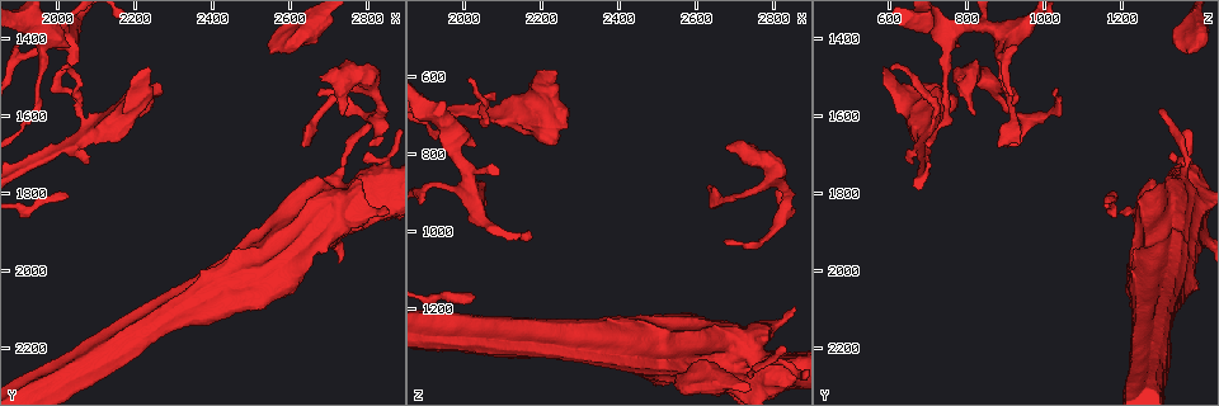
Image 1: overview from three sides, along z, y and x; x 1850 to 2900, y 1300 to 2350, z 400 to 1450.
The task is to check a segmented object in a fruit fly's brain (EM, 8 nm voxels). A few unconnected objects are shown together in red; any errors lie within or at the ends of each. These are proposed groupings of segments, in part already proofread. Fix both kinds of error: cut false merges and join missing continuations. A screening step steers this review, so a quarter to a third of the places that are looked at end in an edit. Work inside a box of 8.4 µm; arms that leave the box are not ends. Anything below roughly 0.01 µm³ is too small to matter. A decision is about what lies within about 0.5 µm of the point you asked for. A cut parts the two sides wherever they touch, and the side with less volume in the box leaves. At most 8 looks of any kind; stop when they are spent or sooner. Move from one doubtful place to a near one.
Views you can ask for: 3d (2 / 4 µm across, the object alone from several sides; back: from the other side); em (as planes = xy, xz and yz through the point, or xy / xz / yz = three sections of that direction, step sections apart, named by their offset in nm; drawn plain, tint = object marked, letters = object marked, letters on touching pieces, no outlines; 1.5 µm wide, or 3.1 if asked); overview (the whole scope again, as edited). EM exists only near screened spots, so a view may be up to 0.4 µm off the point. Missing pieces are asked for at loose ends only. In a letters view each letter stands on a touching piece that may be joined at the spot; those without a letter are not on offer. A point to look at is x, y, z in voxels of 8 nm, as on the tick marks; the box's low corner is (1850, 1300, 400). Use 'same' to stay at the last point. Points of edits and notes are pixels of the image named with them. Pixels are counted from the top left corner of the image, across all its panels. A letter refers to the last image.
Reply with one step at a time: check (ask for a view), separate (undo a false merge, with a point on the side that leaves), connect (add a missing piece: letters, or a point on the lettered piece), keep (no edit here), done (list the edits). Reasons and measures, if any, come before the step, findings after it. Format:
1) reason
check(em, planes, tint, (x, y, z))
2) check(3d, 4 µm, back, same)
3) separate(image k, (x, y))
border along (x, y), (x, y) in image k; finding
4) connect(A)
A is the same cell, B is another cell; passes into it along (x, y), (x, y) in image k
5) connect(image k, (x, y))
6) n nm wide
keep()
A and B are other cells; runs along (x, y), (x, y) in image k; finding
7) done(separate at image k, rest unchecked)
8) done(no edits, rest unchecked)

an open end
check(3d, 2 µm, (2230, 1480, 585))

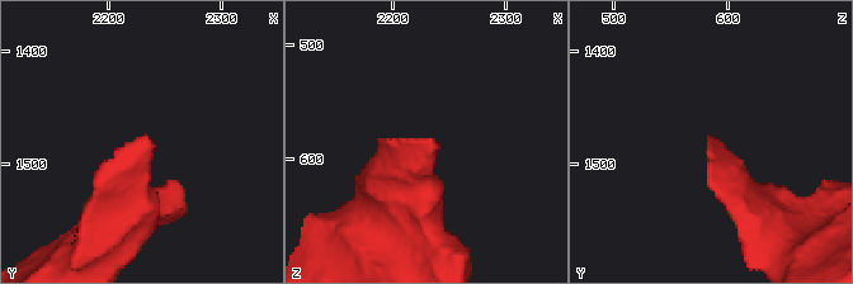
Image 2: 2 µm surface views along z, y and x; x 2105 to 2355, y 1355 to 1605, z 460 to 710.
need the tissue
check(em, planes, letters, (2238, 1478, 580))

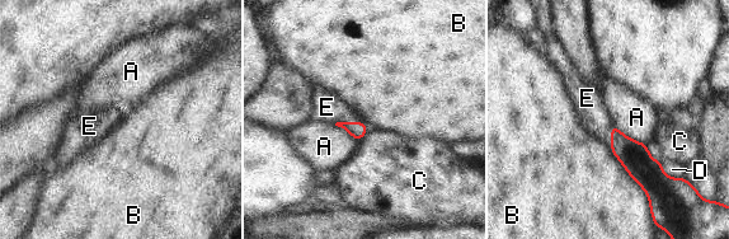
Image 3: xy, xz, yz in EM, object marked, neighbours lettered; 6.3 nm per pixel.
connect(E)
E is the same cell, A, B, C and D are other cells; the neuron continues

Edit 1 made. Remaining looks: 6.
check(overview)

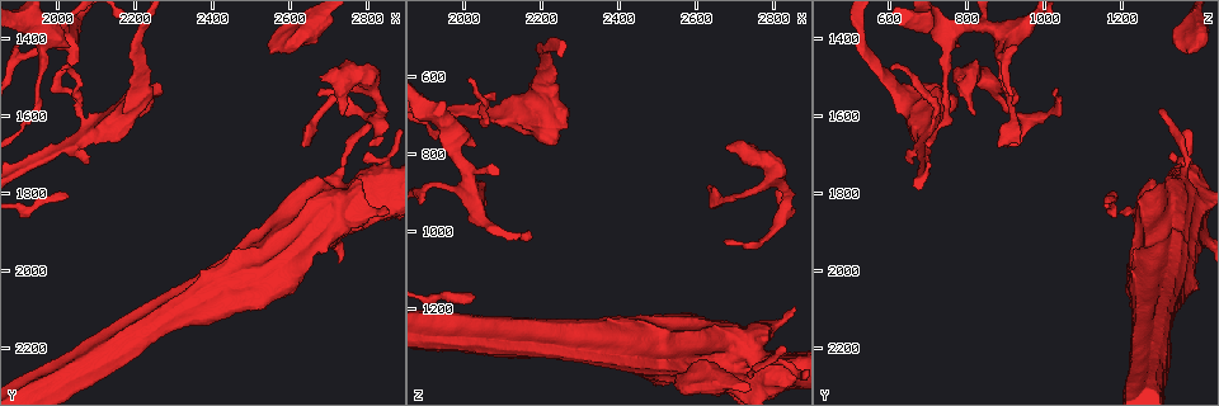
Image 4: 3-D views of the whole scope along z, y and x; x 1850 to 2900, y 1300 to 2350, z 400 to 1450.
free end
check(em, xy, step 8, letters, (2635, 1685, 885))

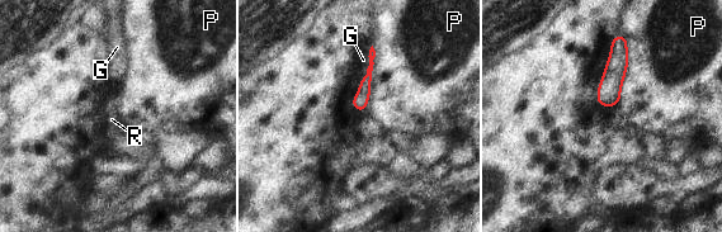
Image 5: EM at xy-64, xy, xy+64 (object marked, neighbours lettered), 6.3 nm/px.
check(em, planes, letters, same)

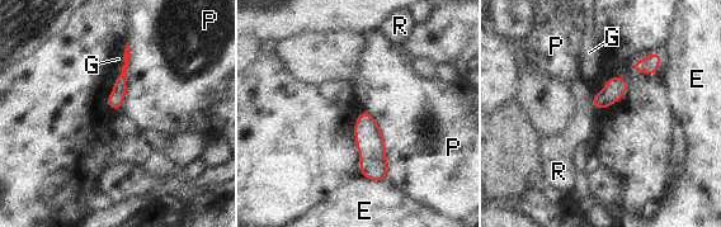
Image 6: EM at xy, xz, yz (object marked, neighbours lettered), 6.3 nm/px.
90 nm wide; P touches over 460 nm
keep()
E, G, P and R are other cells; no lettered piece goes on from it

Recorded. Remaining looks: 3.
free end
check(3d, 4 µm, (2785, 1710, 1345))

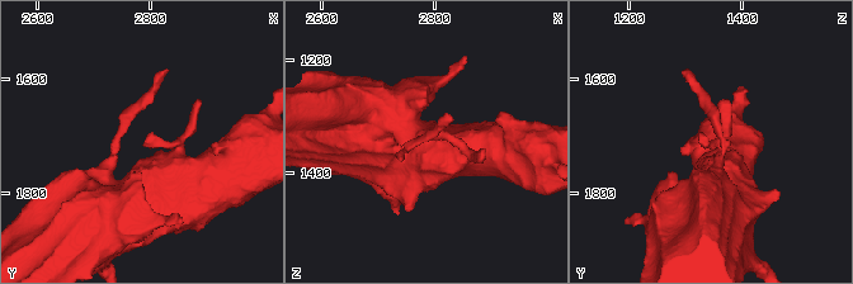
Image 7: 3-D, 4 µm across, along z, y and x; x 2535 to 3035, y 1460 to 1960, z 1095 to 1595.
check(em, xy, step 4, letters, (2795, 1715, 1340))

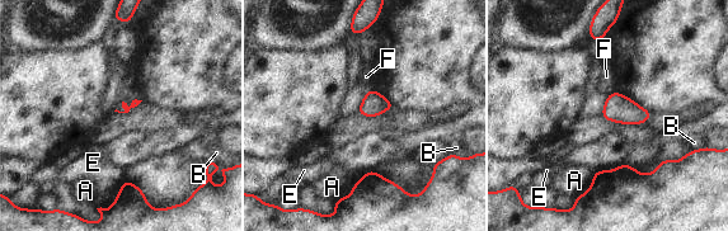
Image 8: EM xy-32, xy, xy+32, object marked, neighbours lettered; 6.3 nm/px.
E touches over 200 nm
keep()
A, B, E and F are other cells; border along (615, 90), (607, 97) in image 8; no lettered piece goes on from it

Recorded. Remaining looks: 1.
done(connect at image 3, rest unchecked)

